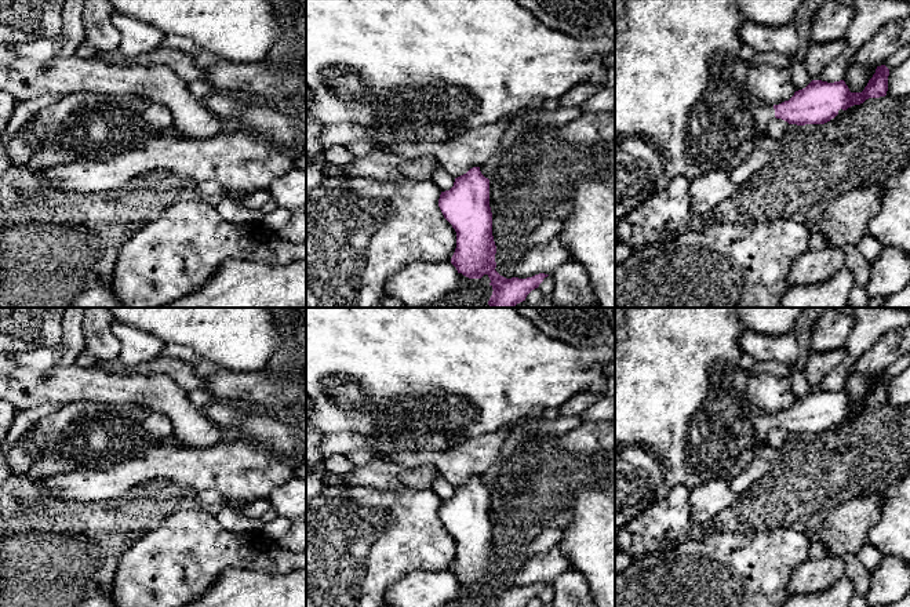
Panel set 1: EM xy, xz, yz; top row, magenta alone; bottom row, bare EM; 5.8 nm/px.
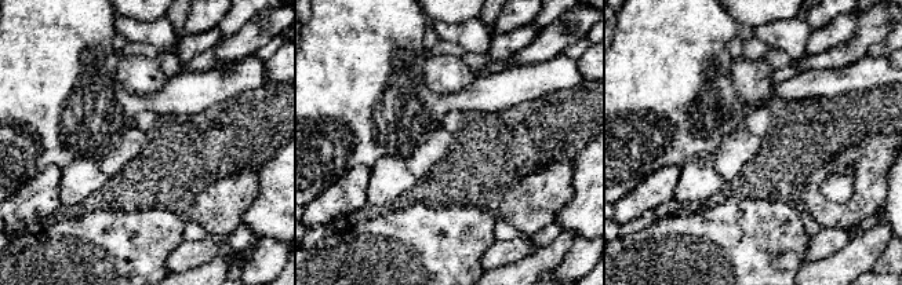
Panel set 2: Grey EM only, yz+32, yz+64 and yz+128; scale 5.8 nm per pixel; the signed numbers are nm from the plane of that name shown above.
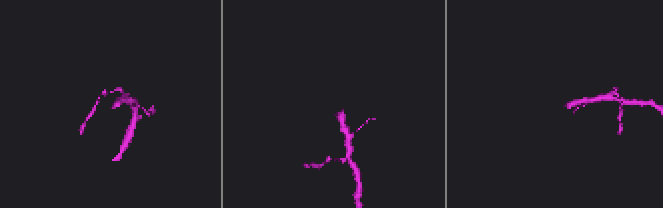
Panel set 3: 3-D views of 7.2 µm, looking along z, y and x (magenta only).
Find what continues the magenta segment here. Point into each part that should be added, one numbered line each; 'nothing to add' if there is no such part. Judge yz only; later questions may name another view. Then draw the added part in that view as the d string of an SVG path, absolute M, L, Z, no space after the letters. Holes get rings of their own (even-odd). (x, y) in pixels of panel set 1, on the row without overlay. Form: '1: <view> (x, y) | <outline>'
1: yz (681, 414) | M630 308L626 326L627 337L615 342L615 528L629 524L676 486L684 484L692 490L714 477L729 481L753 461L756 451L767 444L768 432L776 428L774 415L754 407L746 396L750 372L740 367L738 339L743 327L736 308Z

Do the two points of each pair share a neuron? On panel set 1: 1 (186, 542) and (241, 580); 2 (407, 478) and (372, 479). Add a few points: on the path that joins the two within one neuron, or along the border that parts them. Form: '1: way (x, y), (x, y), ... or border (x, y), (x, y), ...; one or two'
1: border (259, 570), (226, 569), (206, 592); two
2: way (399, 478), (381, 478); one

